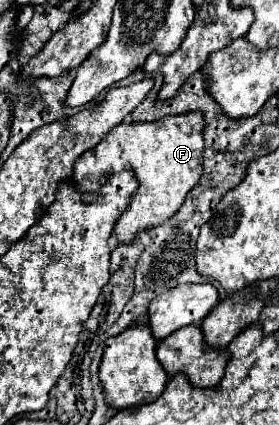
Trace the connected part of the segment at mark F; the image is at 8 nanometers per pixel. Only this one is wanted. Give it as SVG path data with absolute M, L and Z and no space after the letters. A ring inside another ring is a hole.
M199 111L163 117L153 123L121 123L119 127L111 129L111 133L107 133L95 149L83 153L77 159L73 183L83 193L99 191L105 179L109 179L113 173L125 169L135 173L139 189L115 227L119 243L129 245L135 241L139 231L147 231L169 221L183 205L185 195L199 183L203 171L203 123L205 121Z

